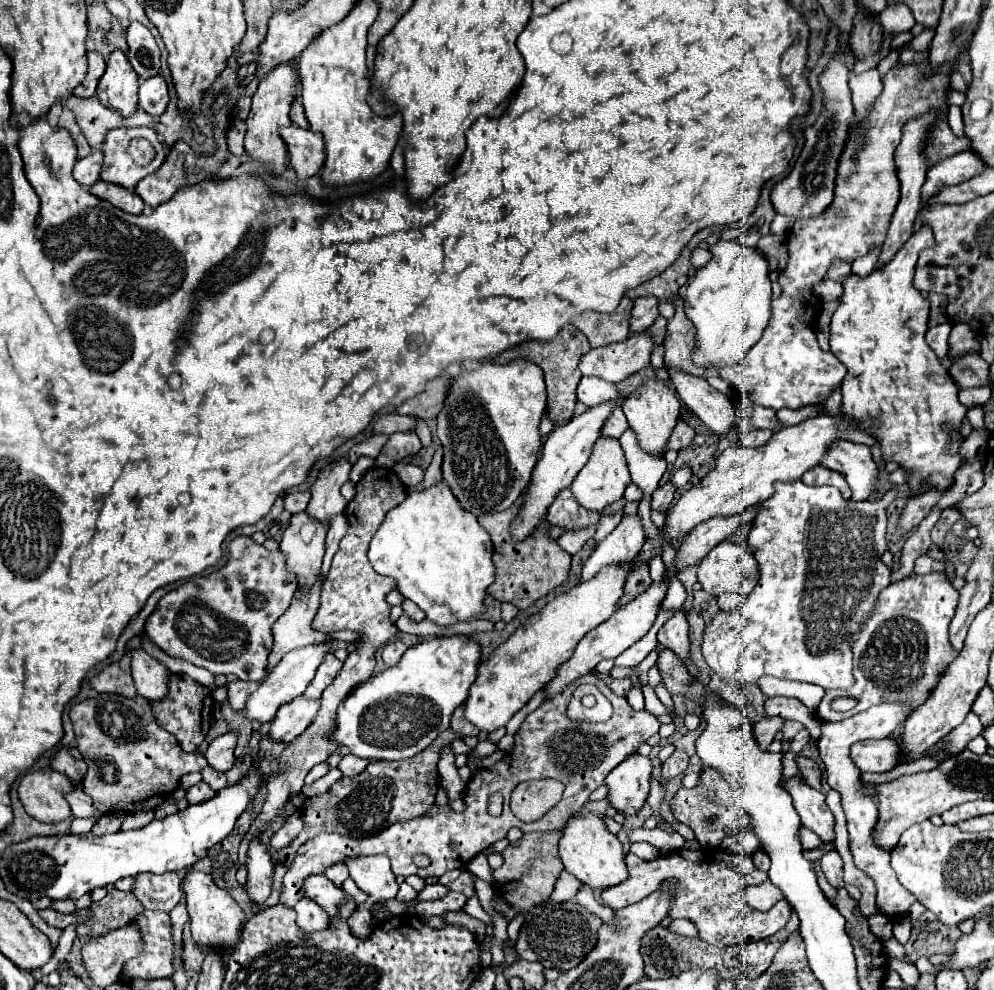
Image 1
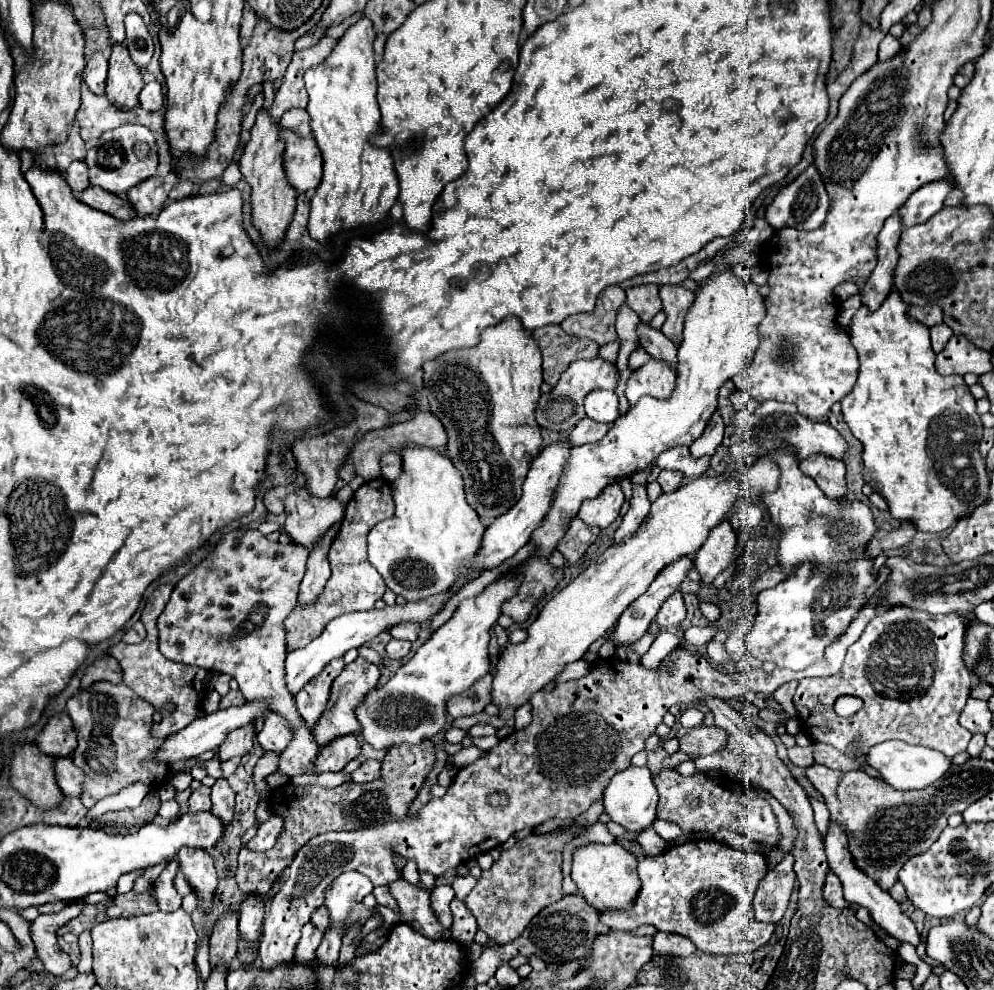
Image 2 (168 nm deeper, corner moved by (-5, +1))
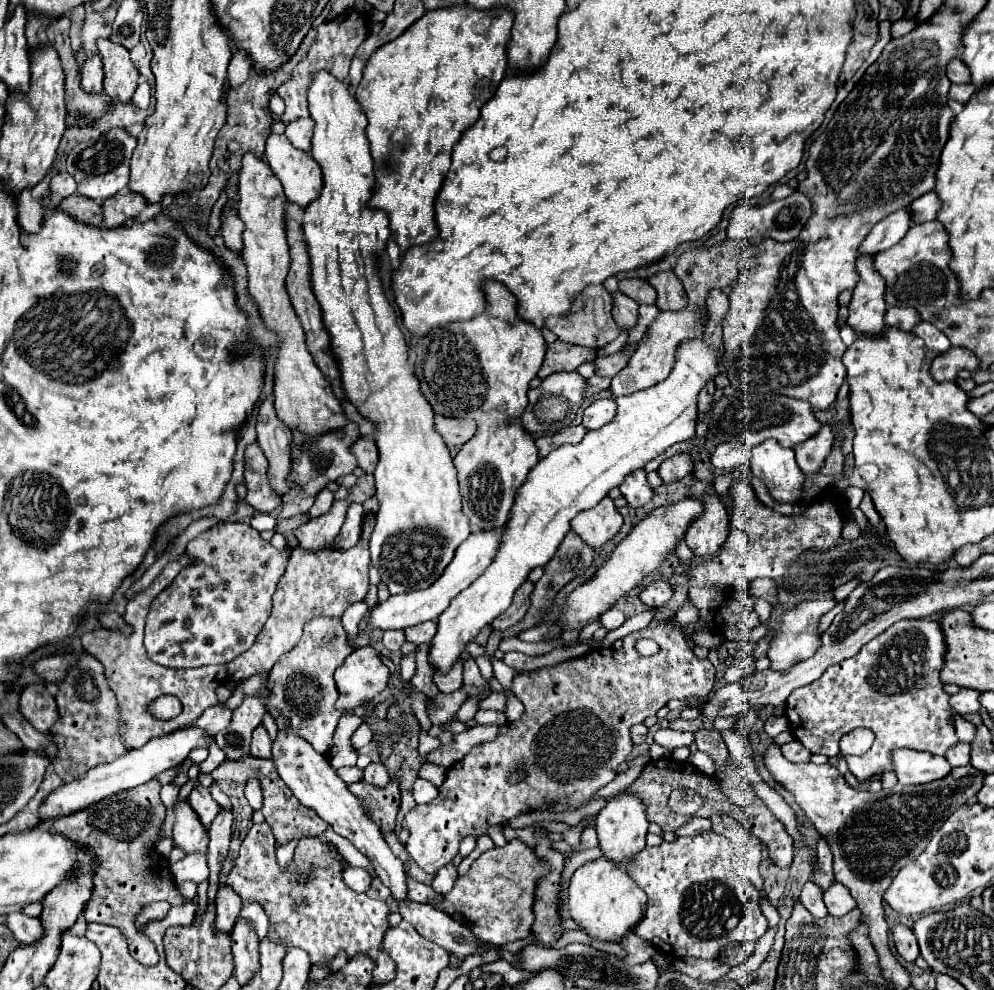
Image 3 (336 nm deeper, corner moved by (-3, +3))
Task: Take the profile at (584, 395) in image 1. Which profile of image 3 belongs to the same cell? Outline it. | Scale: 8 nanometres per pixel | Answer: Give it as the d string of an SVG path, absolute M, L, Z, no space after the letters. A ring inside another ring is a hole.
M596 399L584 409L582 425L586 429L600 429L602 425L610 423L616 415L616 401L614 399Z

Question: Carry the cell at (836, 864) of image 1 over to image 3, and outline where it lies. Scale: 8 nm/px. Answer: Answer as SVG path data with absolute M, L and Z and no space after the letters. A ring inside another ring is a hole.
M808 881L808 883L804 885L802 893L800 893L800 901L802 901L802 905L804 905L814 917L824 917L824 915L828 915L822 897L824 897L822 887L816 885L816 883L812 883L812 881Z

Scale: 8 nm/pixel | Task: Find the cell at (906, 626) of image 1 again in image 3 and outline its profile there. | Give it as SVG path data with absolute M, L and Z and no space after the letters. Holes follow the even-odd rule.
M904 619L888 627L882 635L876 635L858 655L828 667L820 679L808 683L806 687L798 687L790 693L786 701L786 717L790 721L792 735L810 751L822 753L826 757L838 757L840 747L838 741L842 735L856 727L868 727L874 731L876 741L864 755L846 755L846 763L850 773L864 781L874 777L878 771L892 771L890 751L896 747L910 747L918 751L930 751L936 755L944 755L950 747L958 743L956 727L952 725L952 707L950 695L944 691L944 683L940 681L940 669L946 657L946 637L942 635L942 625L934 619Z

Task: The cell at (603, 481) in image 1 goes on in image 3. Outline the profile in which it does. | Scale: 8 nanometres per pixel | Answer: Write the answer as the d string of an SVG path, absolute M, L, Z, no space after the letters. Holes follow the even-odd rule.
M604 497L596 507L578 513L572 519L572 531L578 533L590 547L600 547L612 539L622 527L622 515L610 497Z

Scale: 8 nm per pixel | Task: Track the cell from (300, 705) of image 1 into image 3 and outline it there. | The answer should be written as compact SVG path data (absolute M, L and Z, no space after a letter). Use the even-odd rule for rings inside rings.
M258 725L256 729L254 729L254 733L252 733L252 747L250 747L250 755L254 755L254 757L270 757L270 751L272 751L272 739L270 739L270 735L268 735L268 731L266 731L266 727L264 725Z

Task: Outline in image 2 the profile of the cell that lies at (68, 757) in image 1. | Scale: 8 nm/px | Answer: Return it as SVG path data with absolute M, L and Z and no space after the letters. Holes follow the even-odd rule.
M58 713L50 717L44 729L36 735L36 745L46 755L70 757L76 747L76 733L68 713Z

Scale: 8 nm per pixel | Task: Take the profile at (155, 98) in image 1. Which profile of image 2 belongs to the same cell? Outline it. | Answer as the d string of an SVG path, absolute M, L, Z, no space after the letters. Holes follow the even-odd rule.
M150 81L144 85L140 91L140 107L146 111L158 111L164 107L164 97L162 97L162 85L158 81Z

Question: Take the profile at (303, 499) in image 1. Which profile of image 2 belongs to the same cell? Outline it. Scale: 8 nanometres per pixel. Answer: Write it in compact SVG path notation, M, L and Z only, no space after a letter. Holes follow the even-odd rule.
M288 485L288 487L272 487L270 491L266 491L264 493L264 505L266 505L266 509L270 511L270 513L274 513L274 515L280 515L284 509L284 497L292 491L292 489L296 489L296 485Z

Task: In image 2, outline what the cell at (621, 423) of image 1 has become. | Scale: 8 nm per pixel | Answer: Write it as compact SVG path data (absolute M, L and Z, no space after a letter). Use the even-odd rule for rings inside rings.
M584 417L568 435L568 445L584 445L584 443L594 443L600 441L600 437L604 437L604 433L608 433L610 425L600 425L596 421L588 421L588 417Z

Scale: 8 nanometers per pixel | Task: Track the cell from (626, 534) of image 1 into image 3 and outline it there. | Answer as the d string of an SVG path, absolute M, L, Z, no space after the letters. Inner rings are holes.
M638 469L632 475L628 475L626 481L620 485L620 491L626 497L628 507L642 507L654 495L654 491L650 489L650 485L646 481L646 471L644 469Z

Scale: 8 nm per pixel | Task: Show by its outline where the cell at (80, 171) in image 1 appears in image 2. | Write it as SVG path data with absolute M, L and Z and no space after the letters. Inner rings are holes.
M74 161L74 163L66 169L64 179L66 179L66 183L70 185L70 189L72 189L76 195L82 193L82 191L88 187L88 171L86 171L84 161Z

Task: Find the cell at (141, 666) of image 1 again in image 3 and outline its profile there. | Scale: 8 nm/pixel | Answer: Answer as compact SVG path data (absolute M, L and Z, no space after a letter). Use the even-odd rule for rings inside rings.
M186 555L180 561L168 563L164 567L164 571L160 573L160 577L156 577L156 581L146 591L140 591L128 603L124 621L134 627L134 633L130 637L126 637L118 631L110 631L110 629L98 629L98 631L90 631L90 633L82 635L82 647L104 665L104 675L108 679L108 685L112 687L112 691L118 697L118 705L120 705L122 721L124 721L120 733L130 749L138 749L144 743L148 743L152 737L160 737L160 735L166 735L178 727L182 729L182 727L194 723L194 719L198 719L198 715L202 715L202 711L206 707L212 707L218 703L214 691L216 691L216 687L224 685L228 679L224 665L204 665L200 669L168 669L168 667L154 663L146 655L144 623L146 623L148 609L150 609L152 601L156 599L156 595L160 595L174 581L174 577L180 573L180 569L186 563L188 563ZM160 695L176 695L182 703L182 713L170 721L158 721L158 719L150 717L146 713L146 705Z

